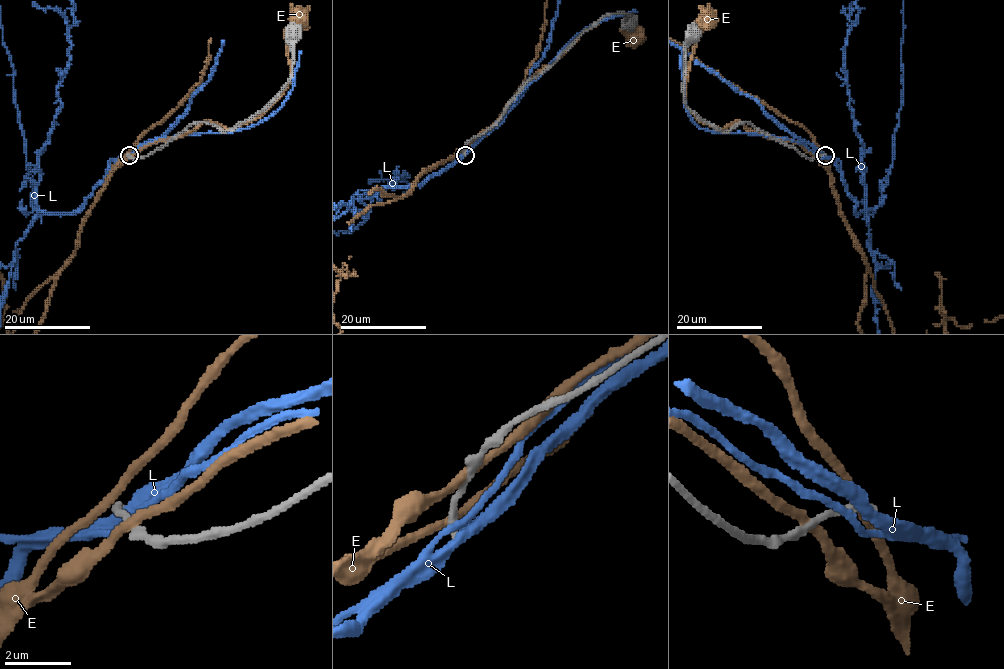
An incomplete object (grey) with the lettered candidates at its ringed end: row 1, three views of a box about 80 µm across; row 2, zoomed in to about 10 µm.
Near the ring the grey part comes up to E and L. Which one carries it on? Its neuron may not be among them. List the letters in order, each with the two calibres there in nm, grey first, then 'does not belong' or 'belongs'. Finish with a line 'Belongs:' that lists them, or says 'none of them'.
E: 280 nm thick on the grey side, 240 nm on the other; does not belong
L: 240 nm thick on the grey side, 380 nm on the other; does not belong
Belongs: none of them

